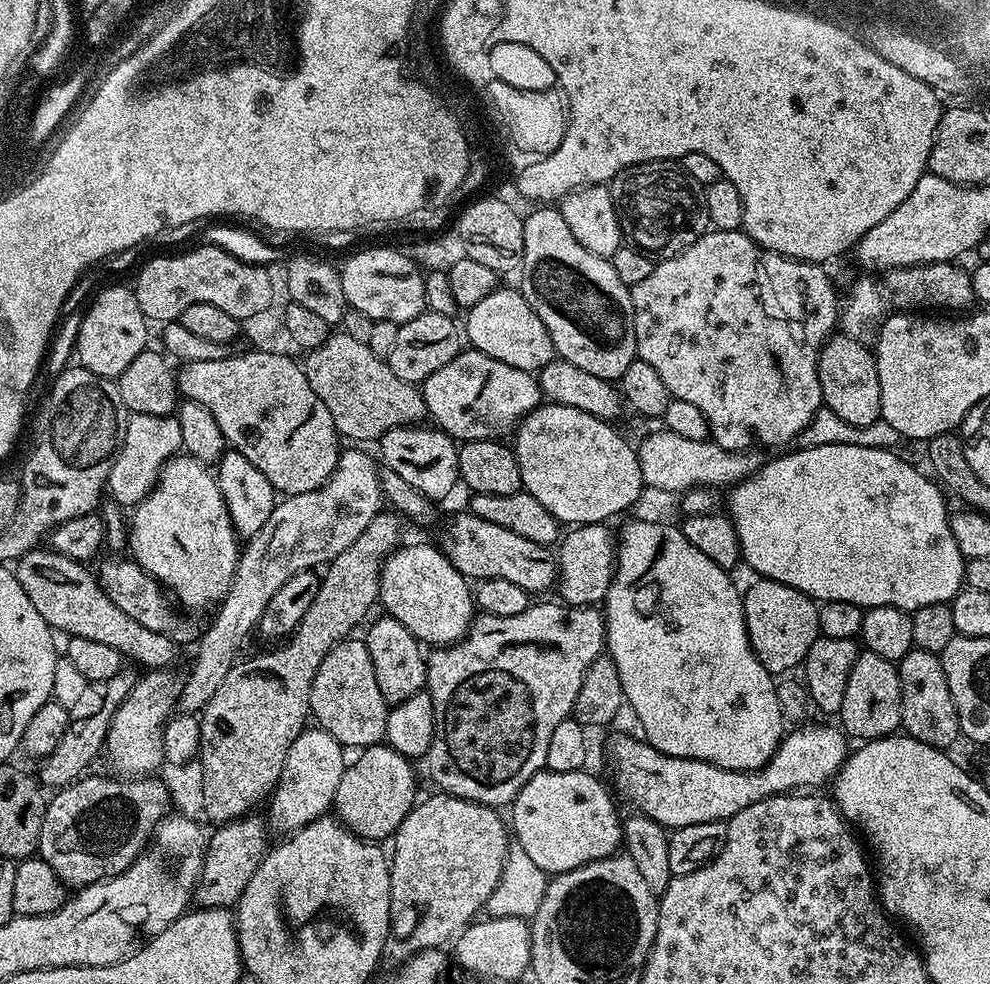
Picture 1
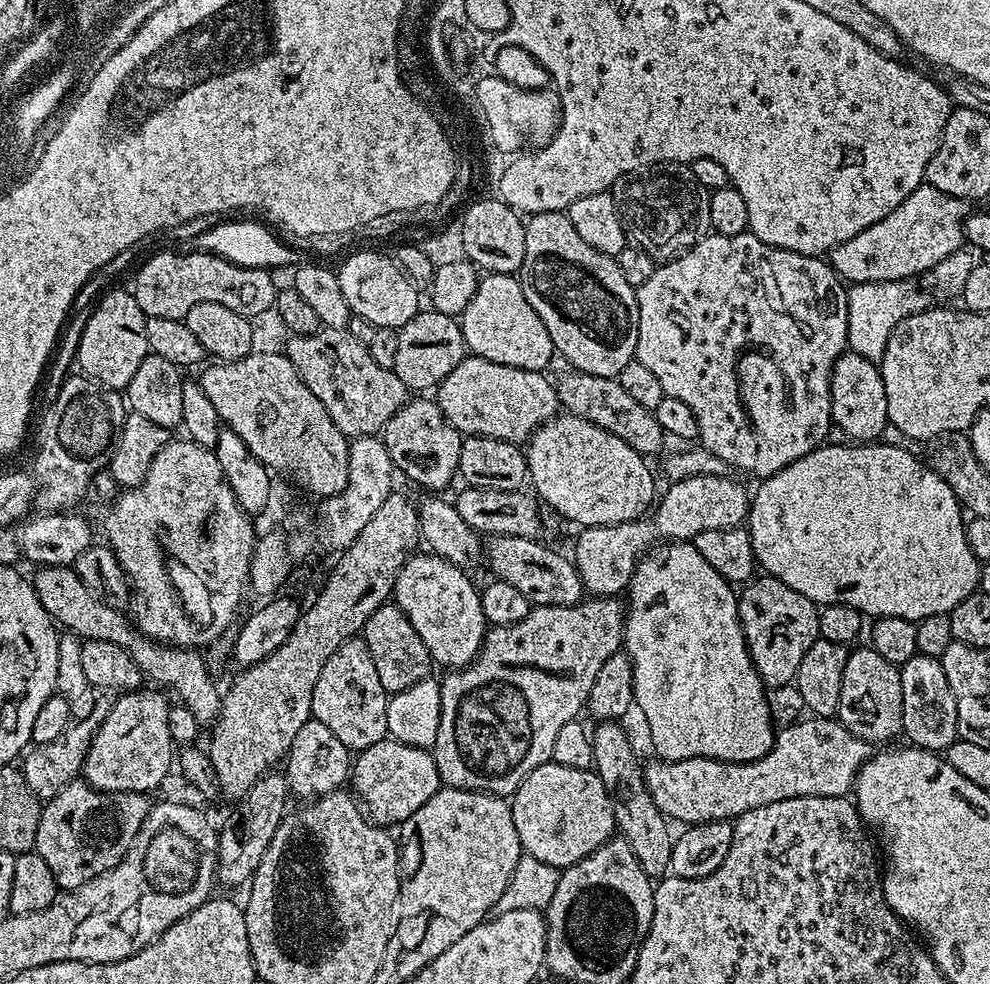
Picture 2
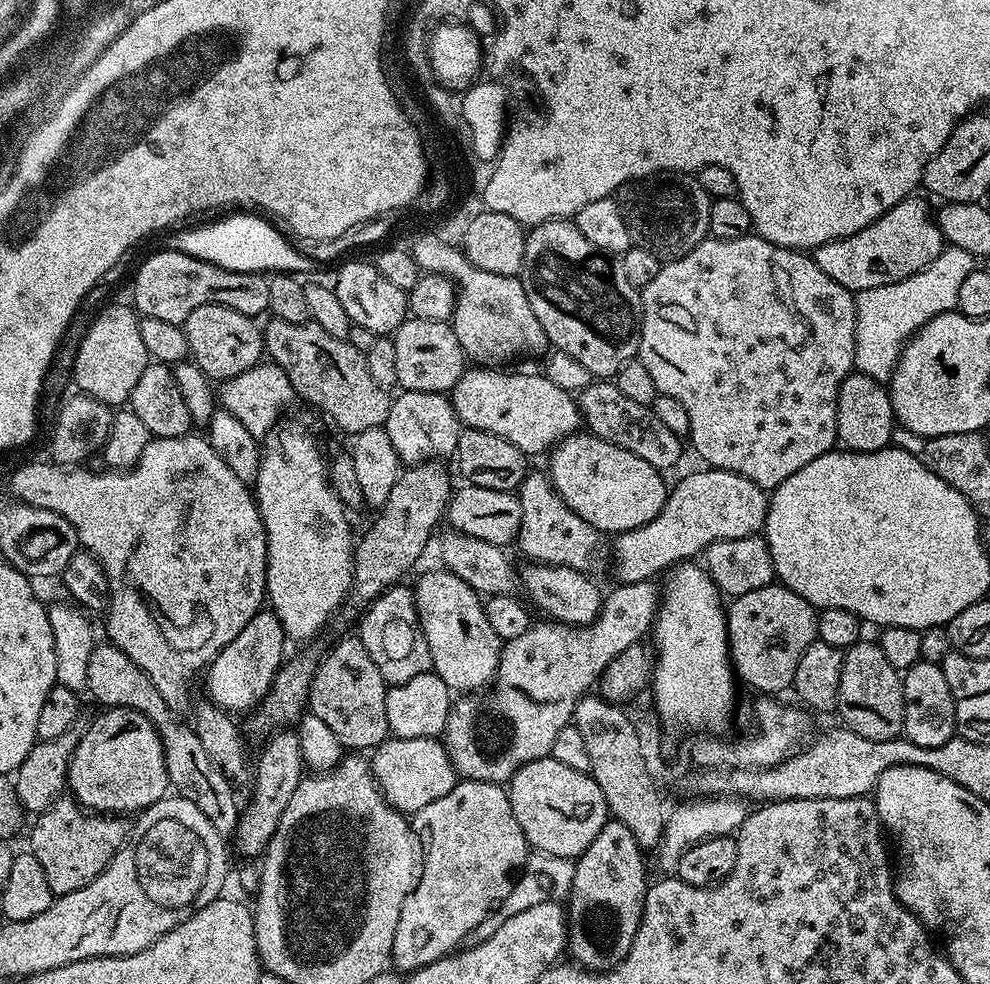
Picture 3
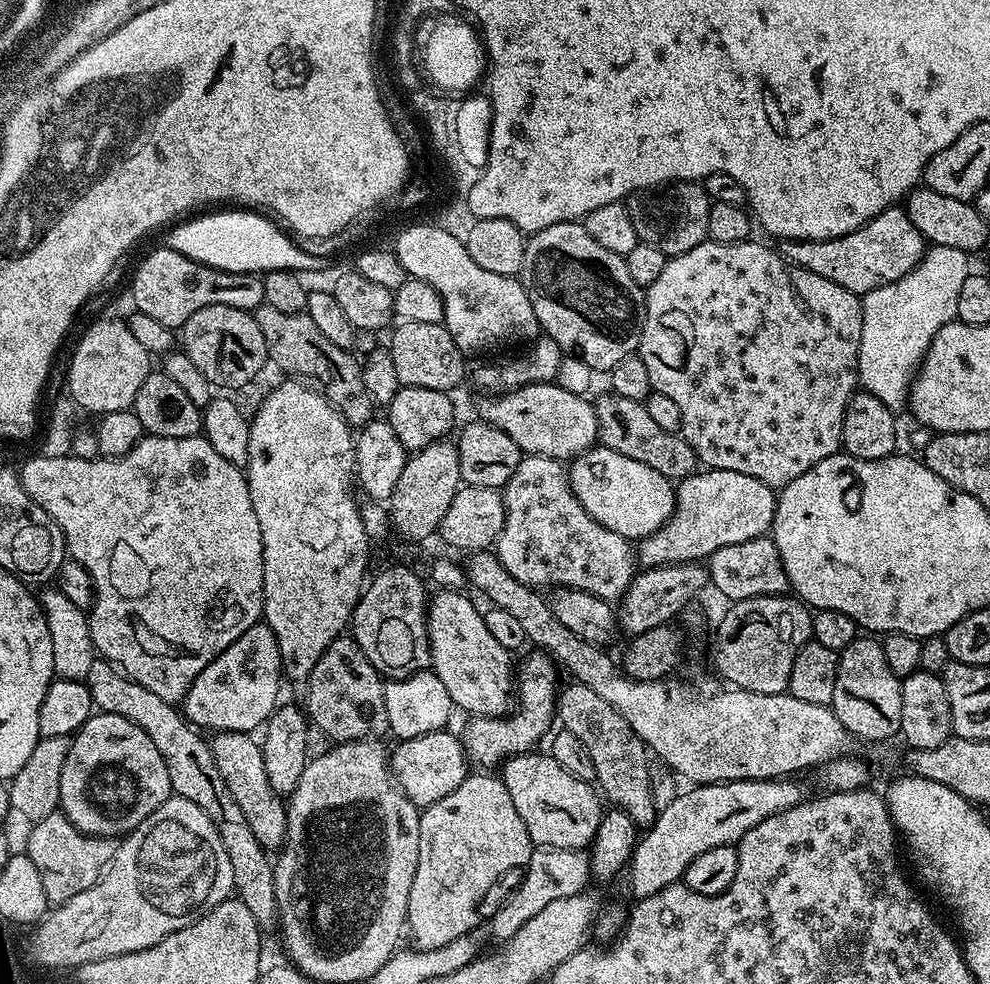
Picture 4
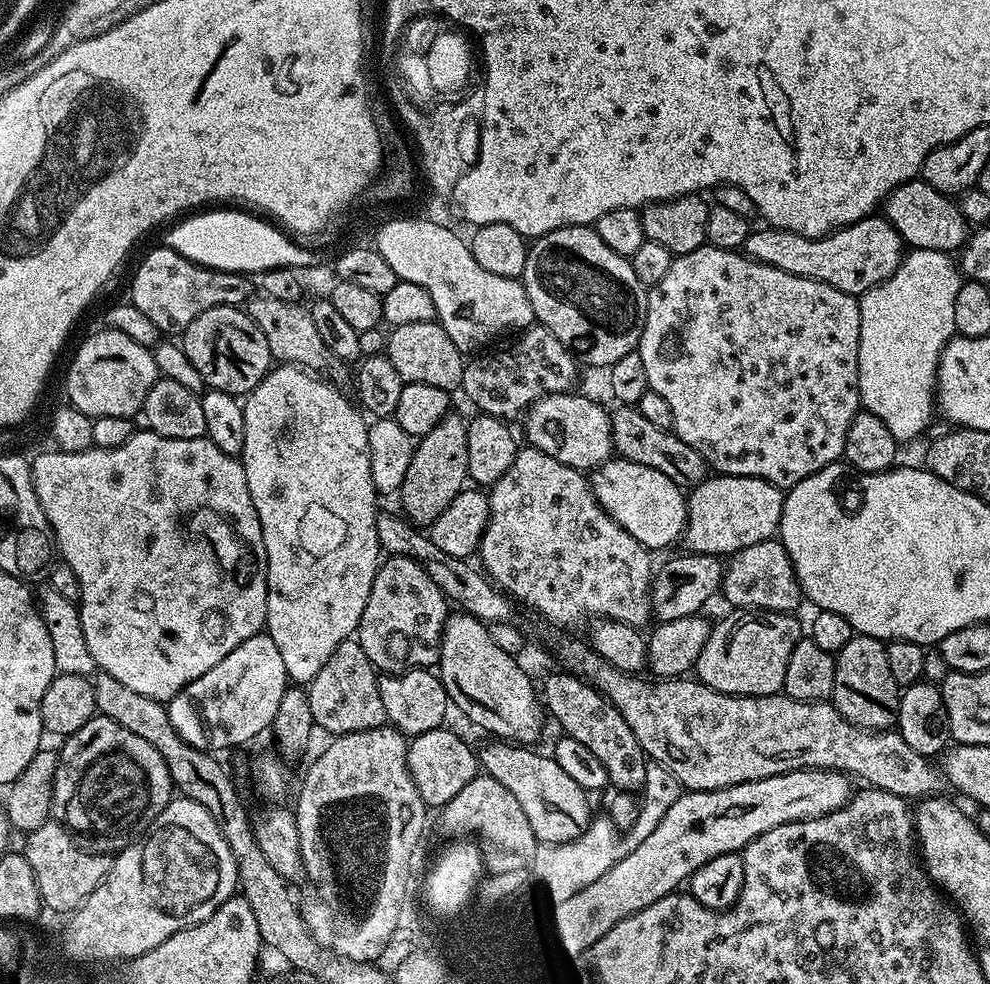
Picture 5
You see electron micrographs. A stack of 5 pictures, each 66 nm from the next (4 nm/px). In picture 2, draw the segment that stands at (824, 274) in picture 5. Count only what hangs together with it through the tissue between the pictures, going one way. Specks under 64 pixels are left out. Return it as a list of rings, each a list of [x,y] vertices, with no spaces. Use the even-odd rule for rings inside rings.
[[[922,183],[899,206],[890,210],[882,222],[874,222],[874,226],[866,226],[862,234],[854,234],[854,238],[836,245],[830,253],[830,263],[836,275],[849,285],[907,281],[916,278],[919,272],[931,273],[938,262],[961,251],[969,212],[965,201]]]

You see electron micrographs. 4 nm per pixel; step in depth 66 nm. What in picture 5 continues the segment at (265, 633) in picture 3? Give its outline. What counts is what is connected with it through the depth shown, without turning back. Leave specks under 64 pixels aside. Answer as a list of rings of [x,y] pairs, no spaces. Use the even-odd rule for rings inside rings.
[[[267,634],[246,638],[218,666],[210,666],[202,678],[190,682],[172,700],[167,701],[166,707],[170,726],[178,730],[182,742],[194,746],[200,752],[220,754],[223,748],[236,748],[239,744],[248,744],[255,736],[269,731],[274,722],[274,714],[278,714],[278,702],[282,702],[282,694],[290,686],[286,666],[282,662],[282,653],[274,646],[274,638]]]

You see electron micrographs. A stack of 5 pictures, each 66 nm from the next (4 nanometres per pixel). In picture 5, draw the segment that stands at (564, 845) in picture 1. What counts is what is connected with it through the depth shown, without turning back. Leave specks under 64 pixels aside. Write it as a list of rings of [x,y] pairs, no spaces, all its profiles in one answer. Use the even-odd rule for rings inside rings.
[[[512,742],[492,743],[496,744],[488,744],[484,749],[479,749],[479,767],[487,775],[502,782],[502,786],[506,786],[506,790],[510,790],[514,798],[518,798],[518,803],[522,805],[526,819],[530,822],[530,830],[534,830],[537,841],[541,844],[556,844],[570,843],[578,839],[587,830],[594,815],[592,804],[588,801],[591,800],[589,793],[585,792],[582,786],[578,786],[578,782],[574,782],[574,778],[570,778],[570,774],[566,774],[566,770],[562,770],[562,766],[558,766],[558,762],[553,760],[551,755],[539,756],[538,753],[532,752],[536,750],[531,747],[517,746]]]

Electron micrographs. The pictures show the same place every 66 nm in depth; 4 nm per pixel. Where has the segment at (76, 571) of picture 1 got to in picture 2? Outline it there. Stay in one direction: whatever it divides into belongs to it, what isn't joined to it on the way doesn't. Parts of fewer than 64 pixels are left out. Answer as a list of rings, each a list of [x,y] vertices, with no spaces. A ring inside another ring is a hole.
[[[71,567],[35,569],[36,576],[31,577],[32,589],[38,594],[42,606],[52,616],[53,621],[61,629],[67,630],[73,636],[79,636],[81,641],[101,640],[114,642],[114,646],[122,646],[134,658],[141,672],[149,681],[157,685],[169,684],[176,688],[180,695],[179,703],[194,714],[197,725],[211,726],[220,716],[221,689],[216,689],[213,675],[208,671],[207,661],[199,651],[191,648],[169,646],[151,636],[145,636],[124,617],[125,613],[111,604],[101,602],[93,596],[92,591],[77,578]]]

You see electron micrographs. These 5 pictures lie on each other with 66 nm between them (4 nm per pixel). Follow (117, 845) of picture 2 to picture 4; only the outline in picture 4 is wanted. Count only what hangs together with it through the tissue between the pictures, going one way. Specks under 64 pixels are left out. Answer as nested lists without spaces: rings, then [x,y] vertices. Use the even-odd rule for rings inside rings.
[[[59,810],[33,823],[28,829],[26,854],[42,878],[42,890],[46,890],[49,905],[64,904],[74,898],[74,894],[90,890],[90,886],[101,879],[102,870],[107,868],[112,858],[114,844],[111,839],[79,832]]]

